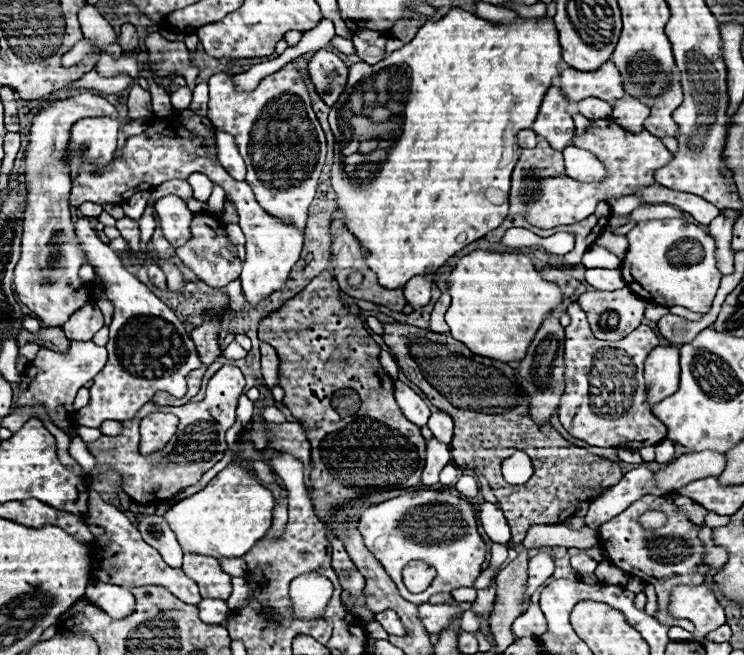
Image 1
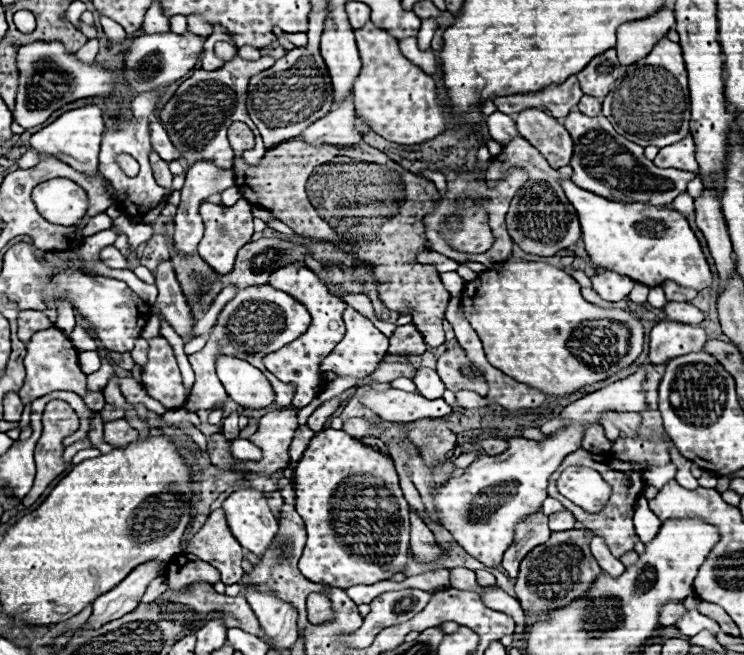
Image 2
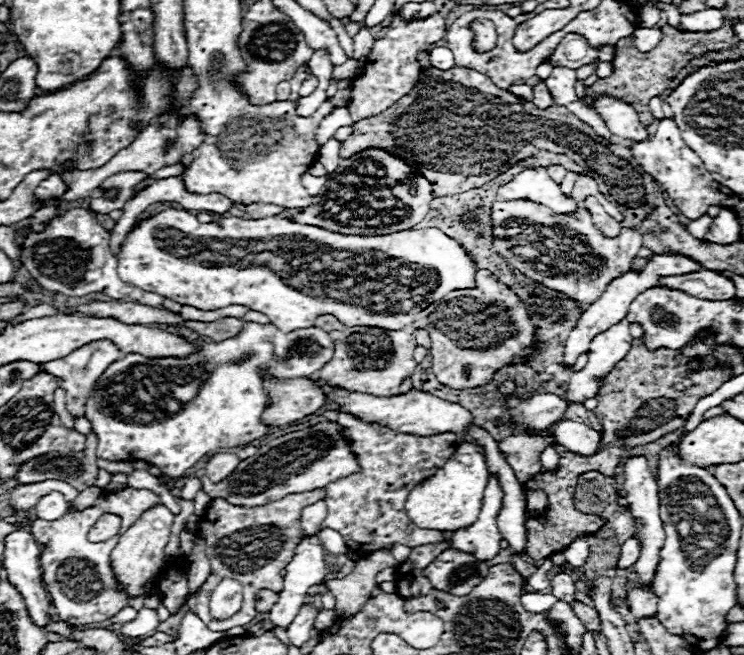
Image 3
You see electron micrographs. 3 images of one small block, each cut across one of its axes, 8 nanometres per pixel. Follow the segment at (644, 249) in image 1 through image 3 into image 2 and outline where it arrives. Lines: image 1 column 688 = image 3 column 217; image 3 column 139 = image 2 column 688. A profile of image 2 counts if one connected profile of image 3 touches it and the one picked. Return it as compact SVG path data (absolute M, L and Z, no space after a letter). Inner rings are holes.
M560 178L560 186L578 212L586 252L600 270L630 276L646 286L672 280L684 288L704 290L712 284L712 274L702 248L690 230L688 220L678 212L642 202L612 202L578 188L568 178Z

